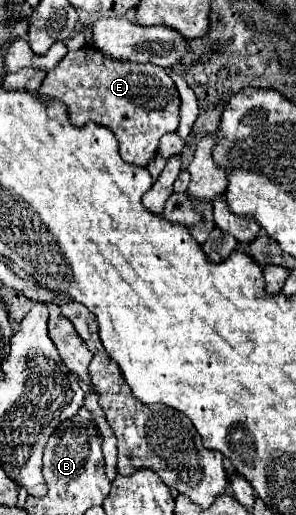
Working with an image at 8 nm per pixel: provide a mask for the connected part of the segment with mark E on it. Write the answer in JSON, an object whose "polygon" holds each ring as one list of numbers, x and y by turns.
{"polygon":[[93,46,67,52,57,68,47,72,37,94,45,104,61,102,77,128,87,122,109,128,119,142,121,158,135,166,147,166,157,154,159,138,179,126,179,92,165,68,113,60]]}

